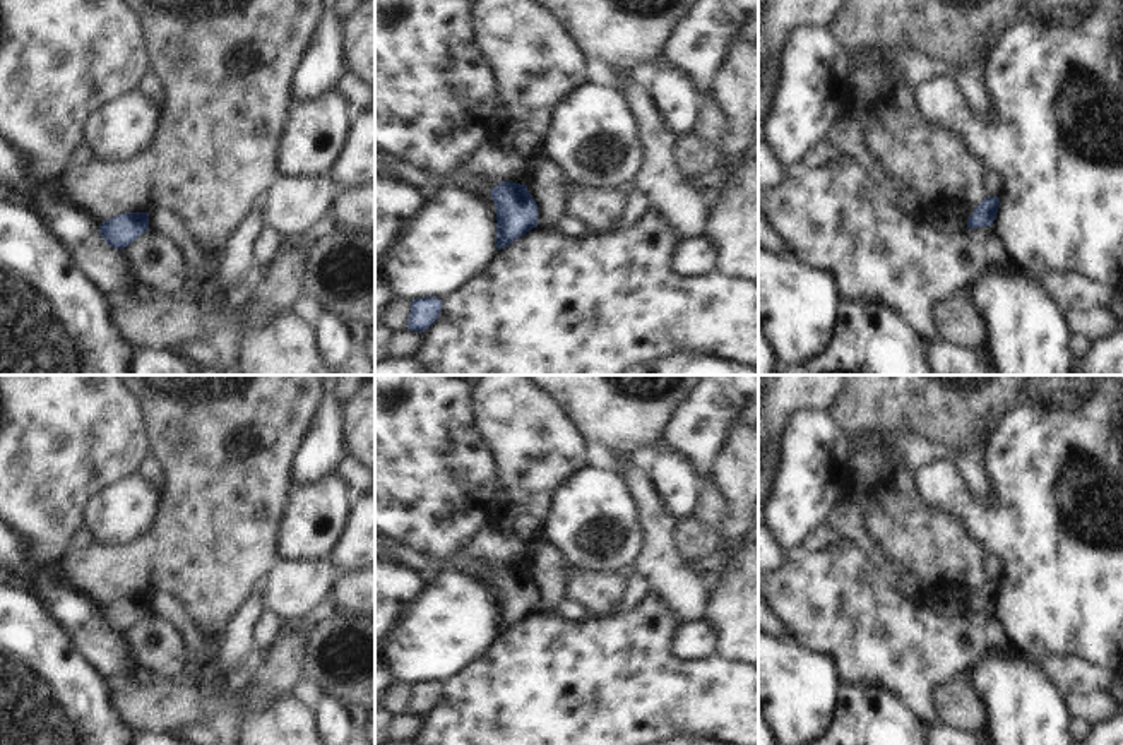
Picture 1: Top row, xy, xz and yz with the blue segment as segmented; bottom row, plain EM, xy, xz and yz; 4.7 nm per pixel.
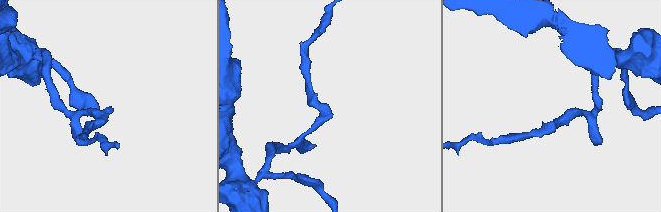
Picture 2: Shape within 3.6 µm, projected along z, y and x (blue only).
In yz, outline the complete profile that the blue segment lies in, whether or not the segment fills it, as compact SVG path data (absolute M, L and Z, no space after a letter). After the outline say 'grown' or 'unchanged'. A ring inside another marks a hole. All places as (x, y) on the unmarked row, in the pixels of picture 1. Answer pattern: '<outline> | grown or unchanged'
M986 581L969 599L967 611L986 611L996 603L1000 581Z | unchanged

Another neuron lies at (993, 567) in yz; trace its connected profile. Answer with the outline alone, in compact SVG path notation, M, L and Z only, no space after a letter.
M991 551L984 553L983 569L989 581L998 581L1003 572L1003 562Z

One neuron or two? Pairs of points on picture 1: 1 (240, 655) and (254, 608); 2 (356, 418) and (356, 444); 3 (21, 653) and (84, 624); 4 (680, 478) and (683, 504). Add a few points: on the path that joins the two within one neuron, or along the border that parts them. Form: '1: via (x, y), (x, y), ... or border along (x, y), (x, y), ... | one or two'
1: via (240, 643), (240, 625), (243, 620) | one
2: via (356, 425), (356, 437) | one
3: border along (41, 601), (48, 615), (91, 665) | two
4: via (680, 485), (680, 497) | one

